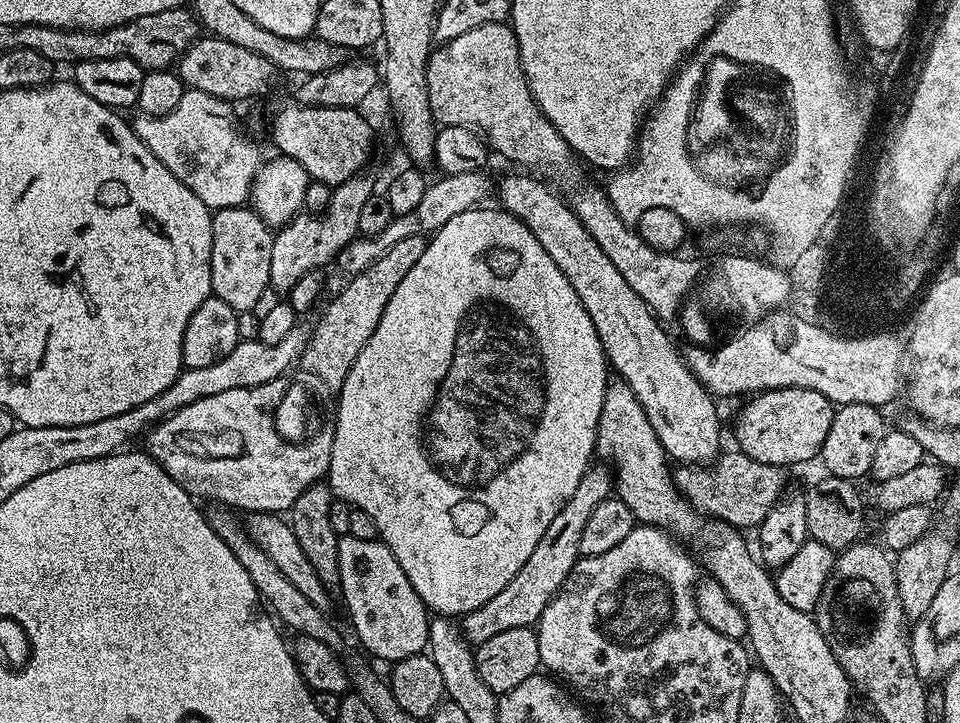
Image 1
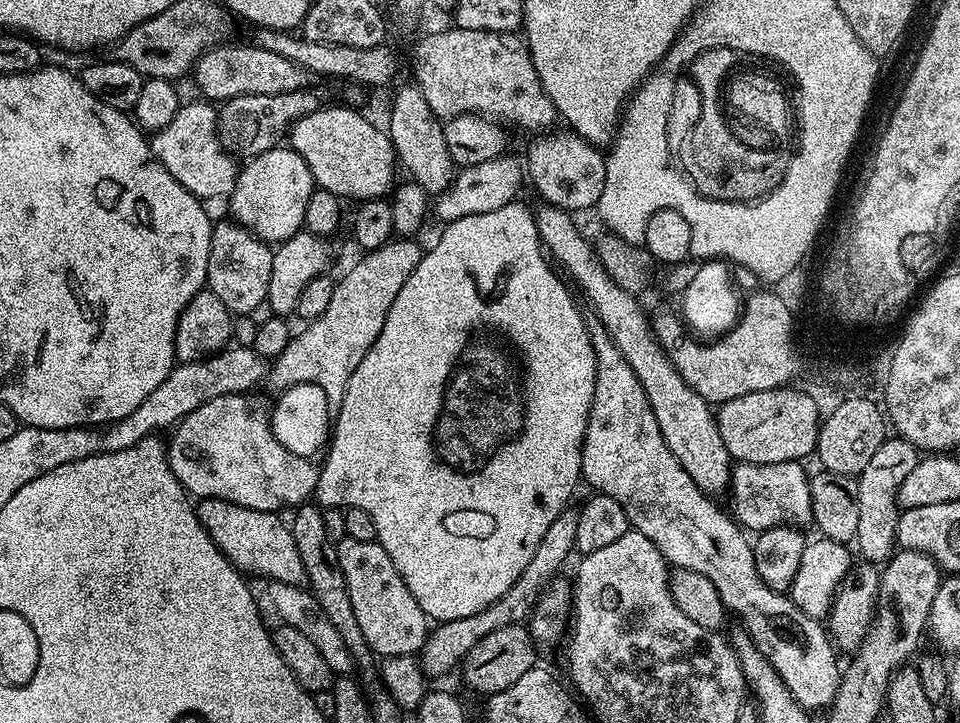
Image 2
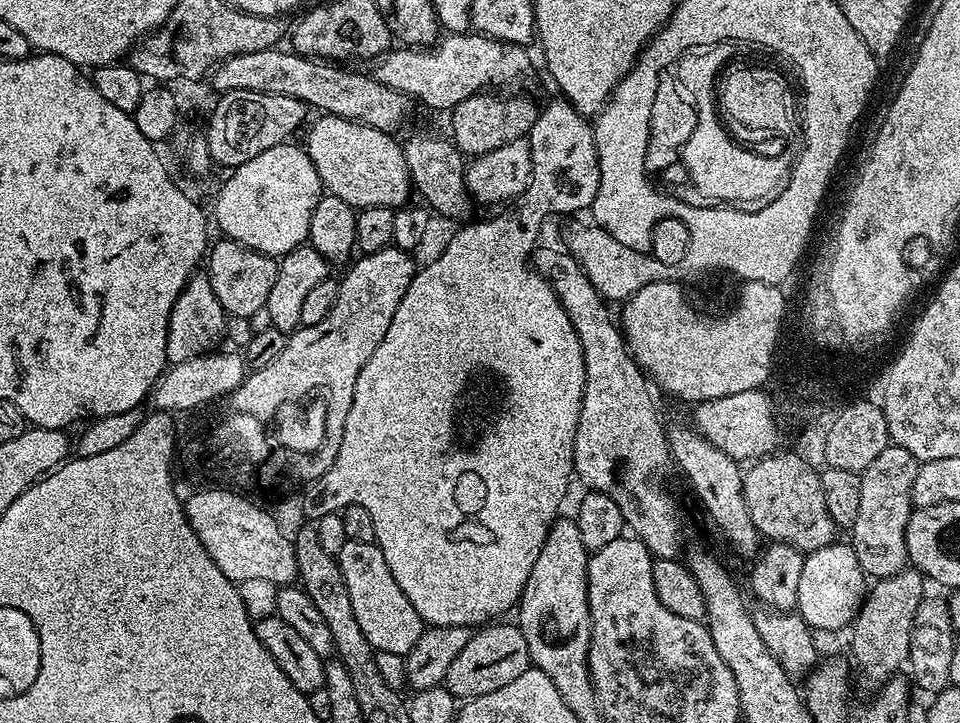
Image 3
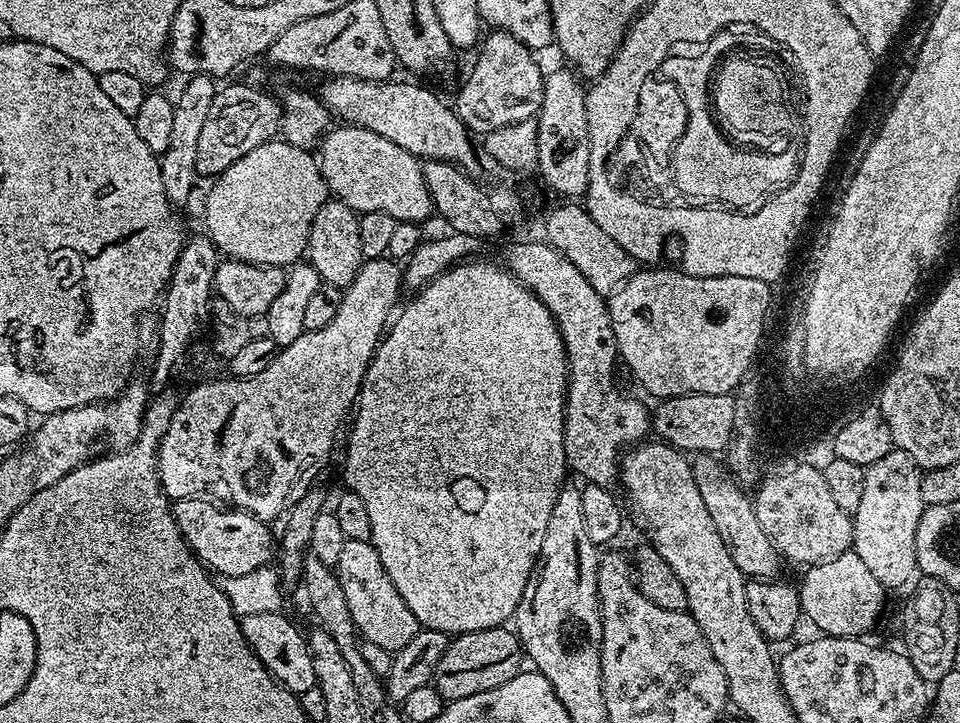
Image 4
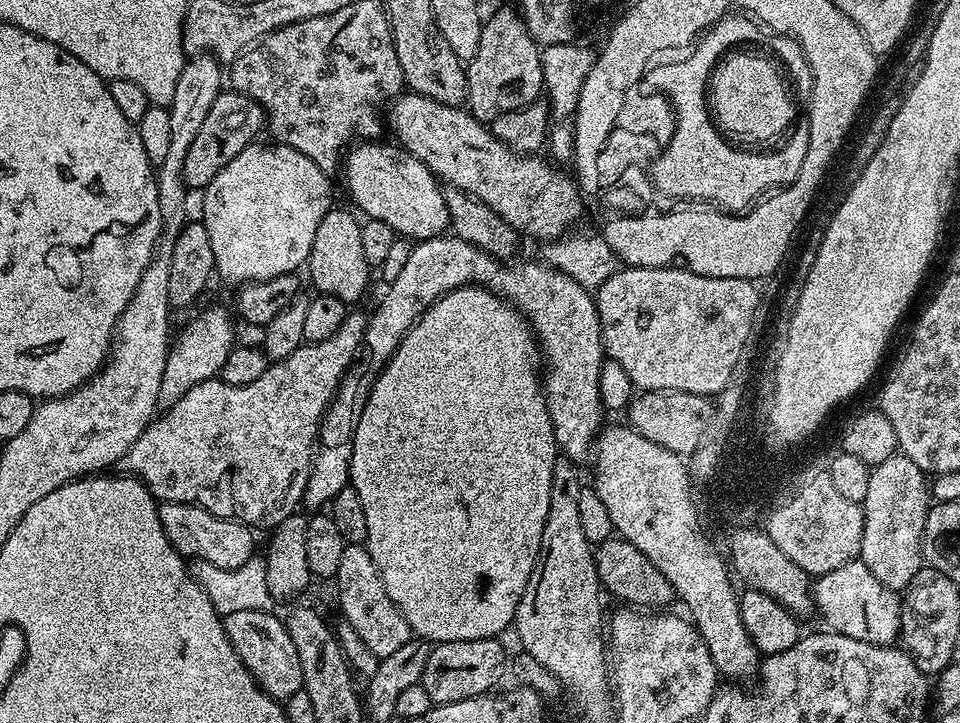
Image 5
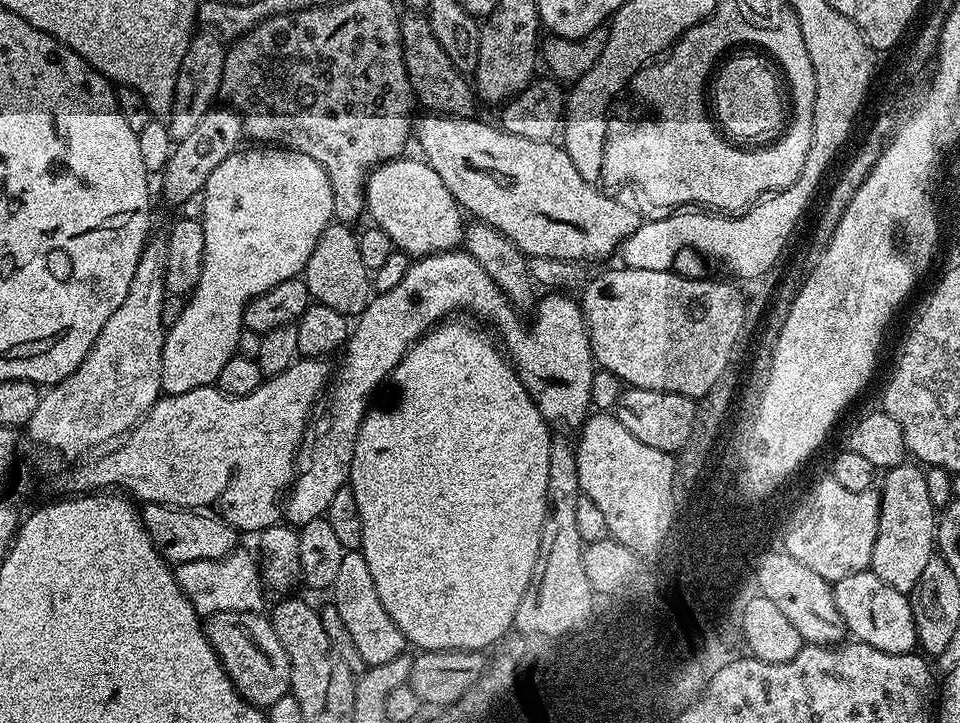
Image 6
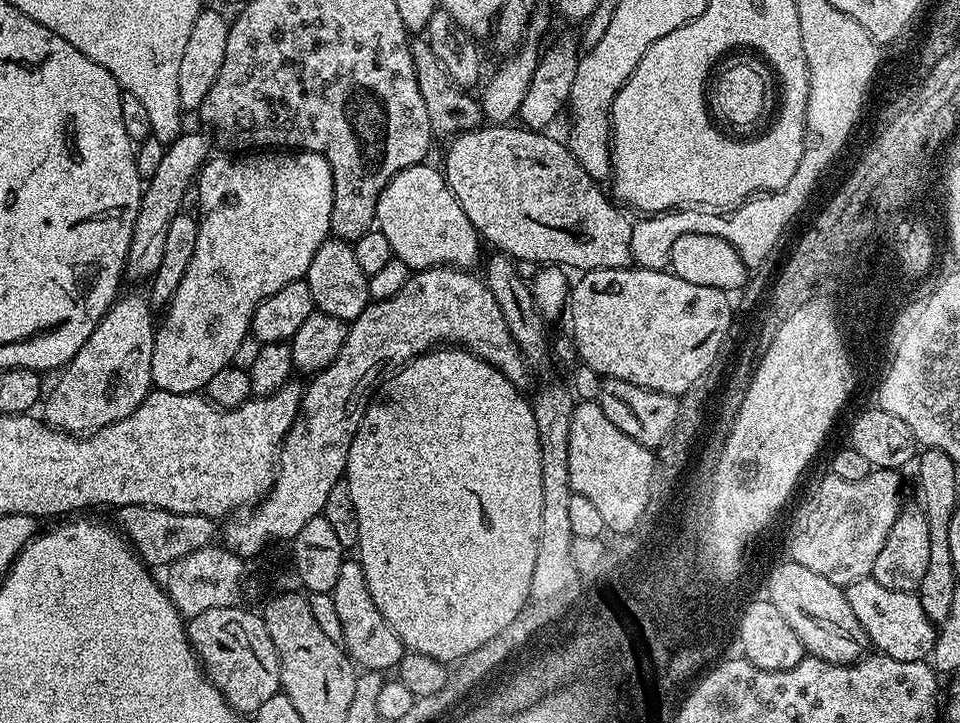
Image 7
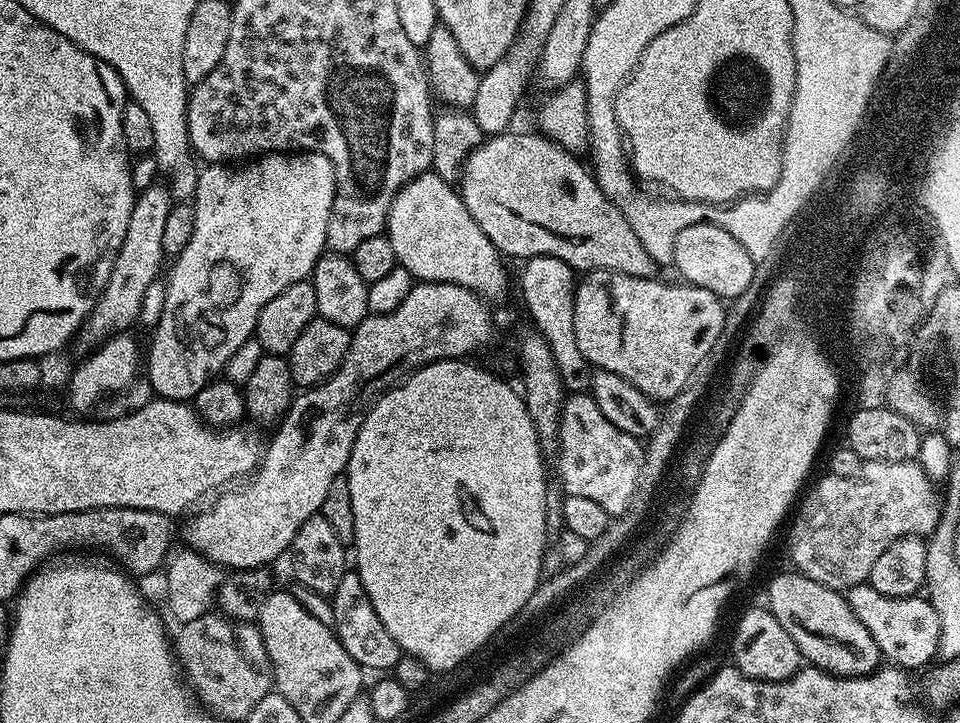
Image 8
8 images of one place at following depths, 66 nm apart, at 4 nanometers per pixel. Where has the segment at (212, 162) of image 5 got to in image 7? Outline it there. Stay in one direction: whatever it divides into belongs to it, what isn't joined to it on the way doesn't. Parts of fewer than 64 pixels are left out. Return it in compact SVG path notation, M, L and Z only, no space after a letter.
M181 131L180 135L165 147L158 171L143 185L138 218L134 222L134 234L130 238L126 261L126 276L129 281L140 280L143 276L144 279L151 278L162 262L162 249L166 247L166 230L170 230L170 222L174 222L174 218L181 215L183 208L180 207L184 204L188 187L191 184L193 187L200 169L210 159L209 137L203 131L200 132Z

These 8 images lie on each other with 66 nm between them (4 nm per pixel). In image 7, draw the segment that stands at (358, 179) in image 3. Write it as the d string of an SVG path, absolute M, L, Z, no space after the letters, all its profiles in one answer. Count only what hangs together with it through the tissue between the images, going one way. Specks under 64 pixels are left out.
M431 163L415 164L398 174L382 190L376 207L375 227L386 234L386 242L390 242L395 259L406 262L409 270L421 268L462 268L472 270L481 263L480 244L482 237L476 227L466 218L466 210L458 202L458 198L450 190L443 171L439 167L431 168Z

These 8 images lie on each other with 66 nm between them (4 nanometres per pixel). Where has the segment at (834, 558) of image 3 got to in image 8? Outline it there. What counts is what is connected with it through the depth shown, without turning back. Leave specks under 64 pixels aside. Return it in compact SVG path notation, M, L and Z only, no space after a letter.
M867 582L847 589L846 599L858 622L862 622L862 626L870 630L870 638L878 642L880 655L889 665L913 670L912 668L920 668L923 664L931 665L937 659L940 627L931 600L920 594L890 598L886 594L878 594L878 590L874 590L874 586Z

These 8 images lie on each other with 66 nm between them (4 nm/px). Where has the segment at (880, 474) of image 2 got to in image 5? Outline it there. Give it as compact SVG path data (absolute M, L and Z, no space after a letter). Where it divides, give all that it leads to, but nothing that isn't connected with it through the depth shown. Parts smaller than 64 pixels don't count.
M897 454L875 465L866 489L859 560L882 586L900 594L910 586L924 559L924 527L930 507L930 480L910 458Z

